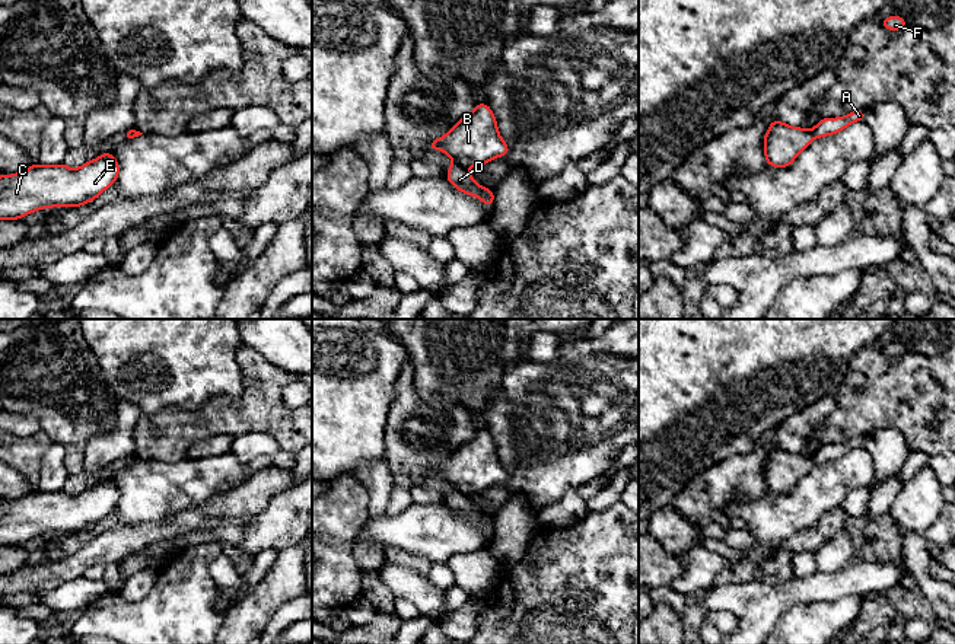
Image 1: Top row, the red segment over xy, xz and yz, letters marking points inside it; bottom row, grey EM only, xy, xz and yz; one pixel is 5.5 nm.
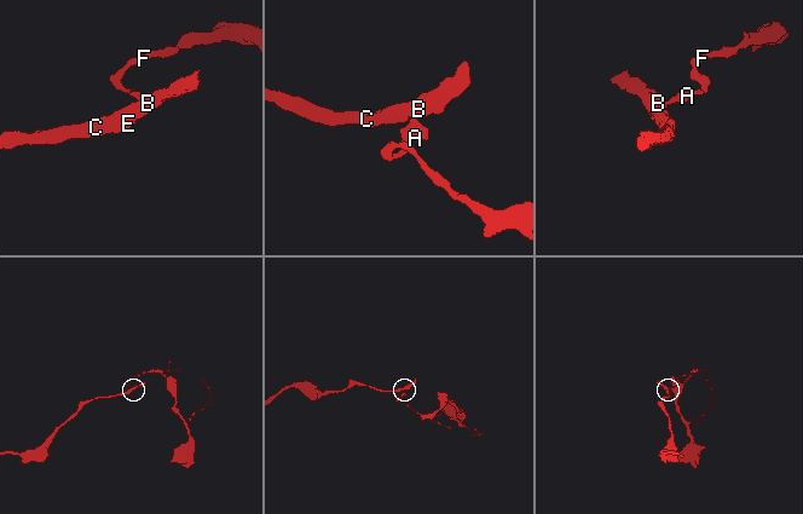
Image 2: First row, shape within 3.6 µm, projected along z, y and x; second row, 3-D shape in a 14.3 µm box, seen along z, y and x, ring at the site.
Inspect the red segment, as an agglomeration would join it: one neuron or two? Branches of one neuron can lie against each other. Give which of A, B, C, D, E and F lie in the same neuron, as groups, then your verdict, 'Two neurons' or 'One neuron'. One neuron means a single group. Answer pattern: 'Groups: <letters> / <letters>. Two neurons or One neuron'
Groups: A D F / B C E. Two neurons

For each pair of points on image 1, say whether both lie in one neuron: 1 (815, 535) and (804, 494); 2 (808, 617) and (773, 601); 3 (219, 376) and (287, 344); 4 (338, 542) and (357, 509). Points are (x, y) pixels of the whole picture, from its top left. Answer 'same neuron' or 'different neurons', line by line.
1: different neurons
2: different neurons
3: different neurons
4: same neuron

